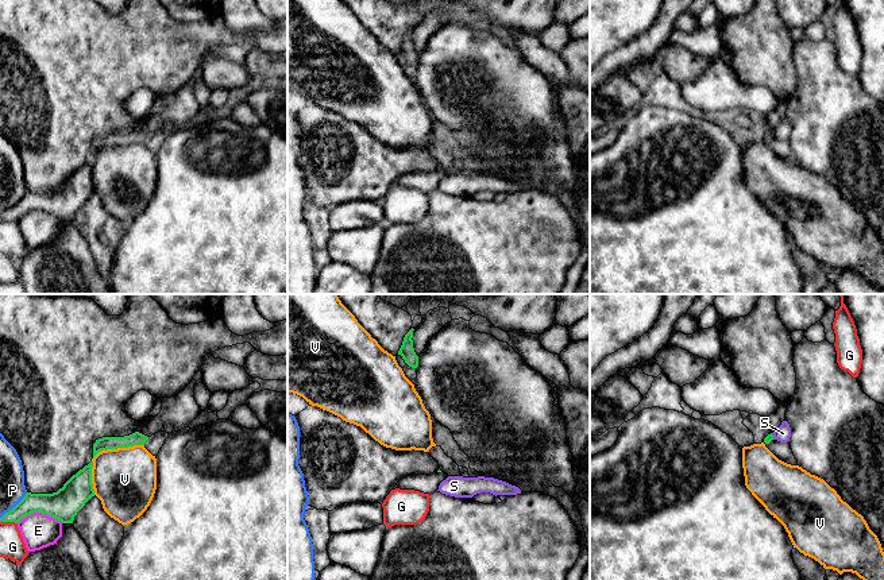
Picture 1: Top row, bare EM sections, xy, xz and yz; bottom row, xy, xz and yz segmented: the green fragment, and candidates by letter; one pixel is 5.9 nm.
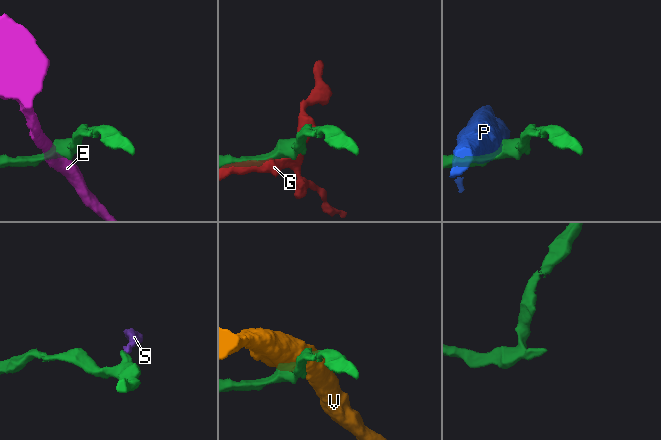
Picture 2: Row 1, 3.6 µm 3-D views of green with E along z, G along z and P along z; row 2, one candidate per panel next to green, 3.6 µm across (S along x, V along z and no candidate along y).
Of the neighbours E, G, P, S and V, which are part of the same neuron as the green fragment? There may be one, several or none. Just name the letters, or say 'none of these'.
none of these

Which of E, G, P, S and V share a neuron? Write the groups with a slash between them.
E / G S / P / V

